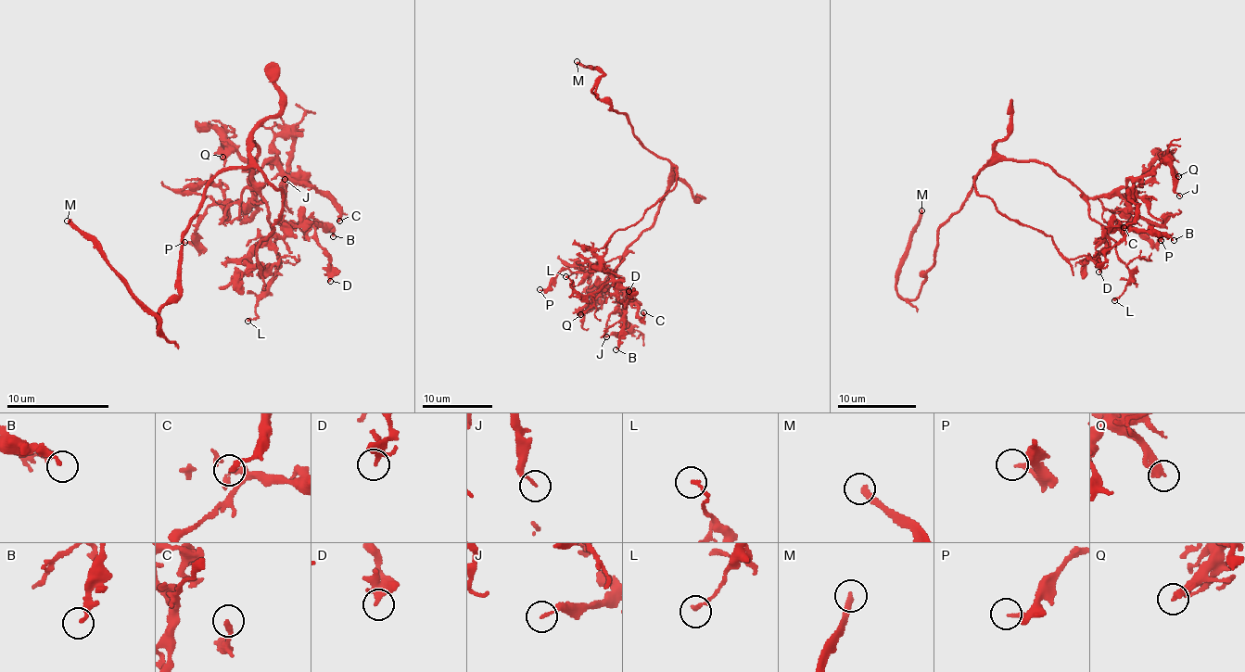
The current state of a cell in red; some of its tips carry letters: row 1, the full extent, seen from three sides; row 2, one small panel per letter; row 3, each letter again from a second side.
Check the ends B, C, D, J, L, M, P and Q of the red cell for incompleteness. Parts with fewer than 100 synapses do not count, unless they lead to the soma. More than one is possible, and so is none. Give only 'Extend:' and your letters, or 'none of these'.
Extend: M

